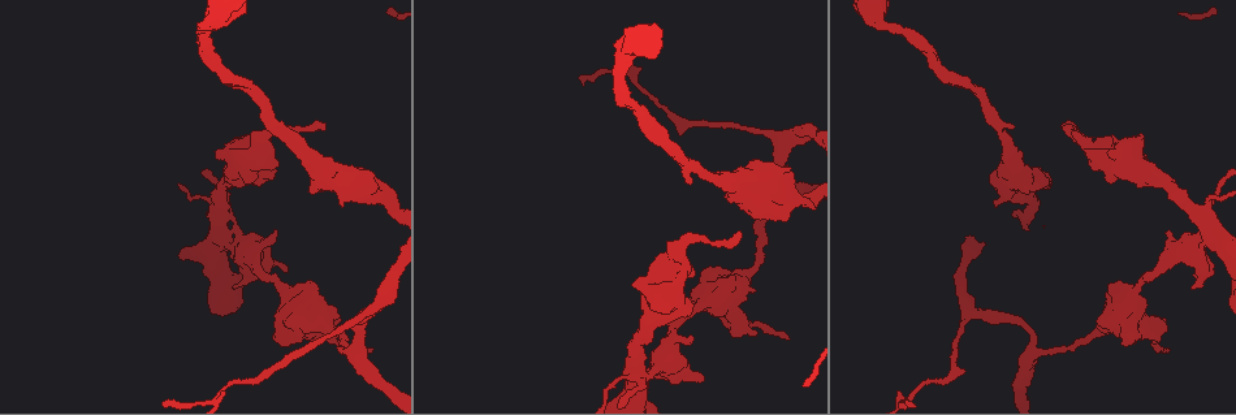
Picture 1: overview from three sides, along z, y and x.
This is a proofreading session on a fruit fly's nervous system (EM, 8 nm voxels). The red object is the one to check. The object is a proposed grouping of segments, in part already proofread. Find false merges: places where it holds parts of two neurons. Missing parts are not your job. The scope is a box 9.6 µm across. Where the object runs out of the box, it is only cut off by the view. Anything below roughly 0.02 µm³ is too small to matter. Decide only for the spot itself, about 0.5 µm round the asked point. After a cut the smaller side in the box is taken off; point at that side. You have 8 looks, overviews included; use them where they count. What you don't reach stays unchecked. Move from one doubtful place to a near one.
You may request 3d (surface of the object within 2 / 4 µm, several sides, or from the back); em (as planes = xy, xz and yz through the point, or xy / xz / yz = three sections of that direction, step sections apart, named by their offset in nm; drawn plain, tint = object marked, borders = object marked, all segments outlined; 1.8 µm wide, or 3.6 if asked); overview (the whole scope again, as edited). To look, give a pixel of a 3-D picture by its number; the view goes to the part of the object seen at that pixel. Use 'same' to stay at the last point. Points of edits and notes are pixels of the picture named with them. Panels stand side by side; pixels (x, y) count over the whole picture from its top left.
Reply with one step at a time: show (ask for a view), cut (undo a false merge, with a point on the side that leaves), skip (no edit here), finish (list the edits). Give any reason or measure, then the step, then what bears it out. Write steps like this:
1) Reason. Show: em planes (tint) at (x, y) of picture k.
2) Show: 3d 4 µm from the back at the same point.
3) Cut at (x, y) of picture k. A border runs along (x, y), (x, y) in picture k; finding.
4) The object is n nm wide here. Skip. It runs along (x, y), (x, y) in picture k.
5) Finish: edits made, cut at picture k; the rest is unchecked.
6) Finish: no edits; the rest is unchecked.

Sudden change in width. Show: em xz step 8 (tint) at (877, 16) of picture 1.

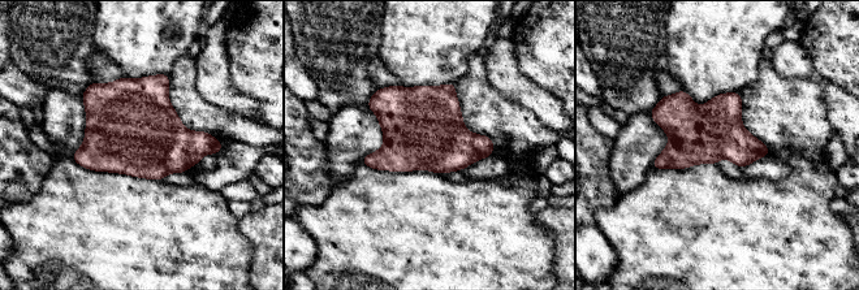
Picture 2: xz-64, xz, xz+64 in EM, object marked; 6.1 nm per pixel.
The object is 360 nm wide here. Skip. Continuous, no second neuron.

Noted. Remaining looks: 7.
Sharp bend. Show: 3d 2 µm at (1085, 143) of picture 1.

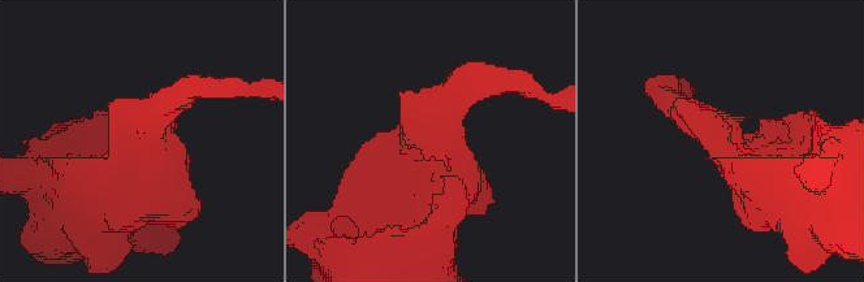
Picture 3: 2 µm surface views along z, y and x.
The arms are 190, 650 nm wide. Show: em planes (tint) at (728, 144) of picture 3.

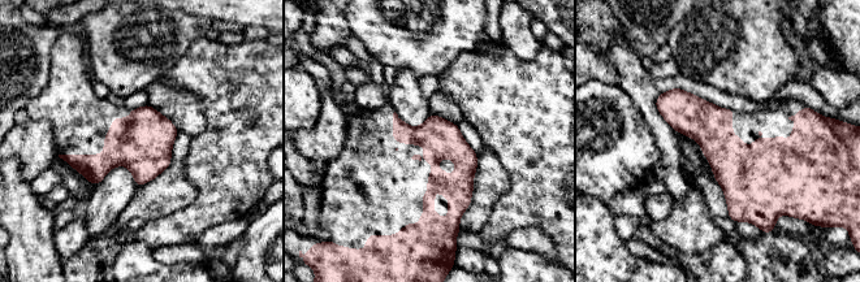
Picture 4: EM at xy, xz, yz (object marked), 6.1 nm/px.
The object is 240 nm wide here. Skip. It runs along (396, 120), (433, 150), (423, 218) in picture 4; continuous, no second neuron.

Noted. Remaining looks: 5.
Abrupt turn. Show: em 3.6 µm planes (plain) at (359, 187) of picture 1.

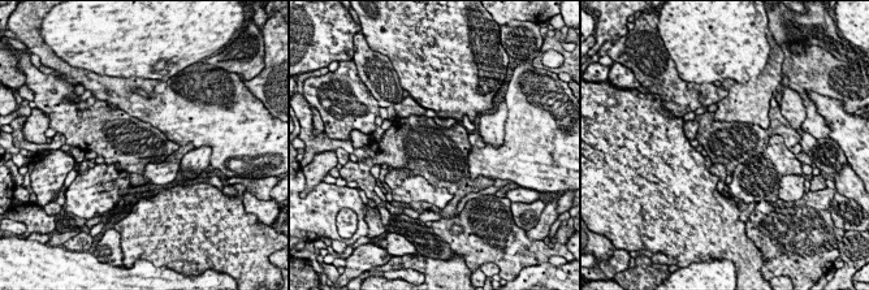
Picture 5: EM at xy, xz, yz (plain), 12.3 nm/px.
With the object marked. Show: em 3.6 µm planes (tint) at the same point.

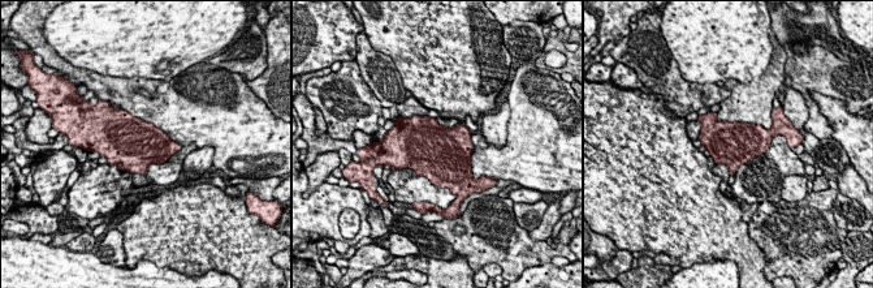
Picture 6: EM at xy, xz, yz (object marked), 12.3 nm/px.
The object is 550 nm wide here. Skip. One neuron here.

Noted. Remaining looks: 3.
Sharp bend. Show: em planes (borders) at (1202, 232) of picture 1.

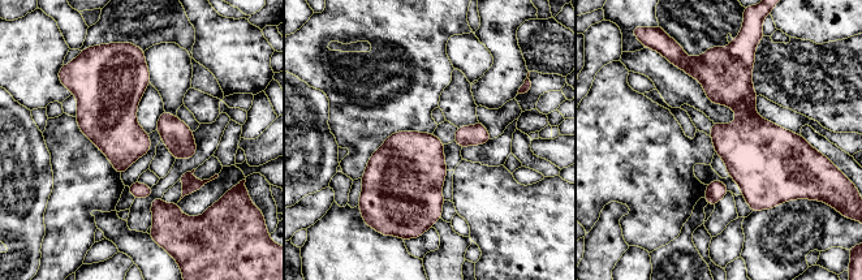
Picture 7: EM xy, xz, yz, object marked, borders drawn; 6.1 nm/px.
Cut at (725, 81) of picture 7. A border runs along (729, 52), (750, 73) in picture 7; a second neuron is stuck on.

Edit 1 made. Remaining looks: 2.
Finish: edits made, cut at picture 7; the rest is unchecked.

